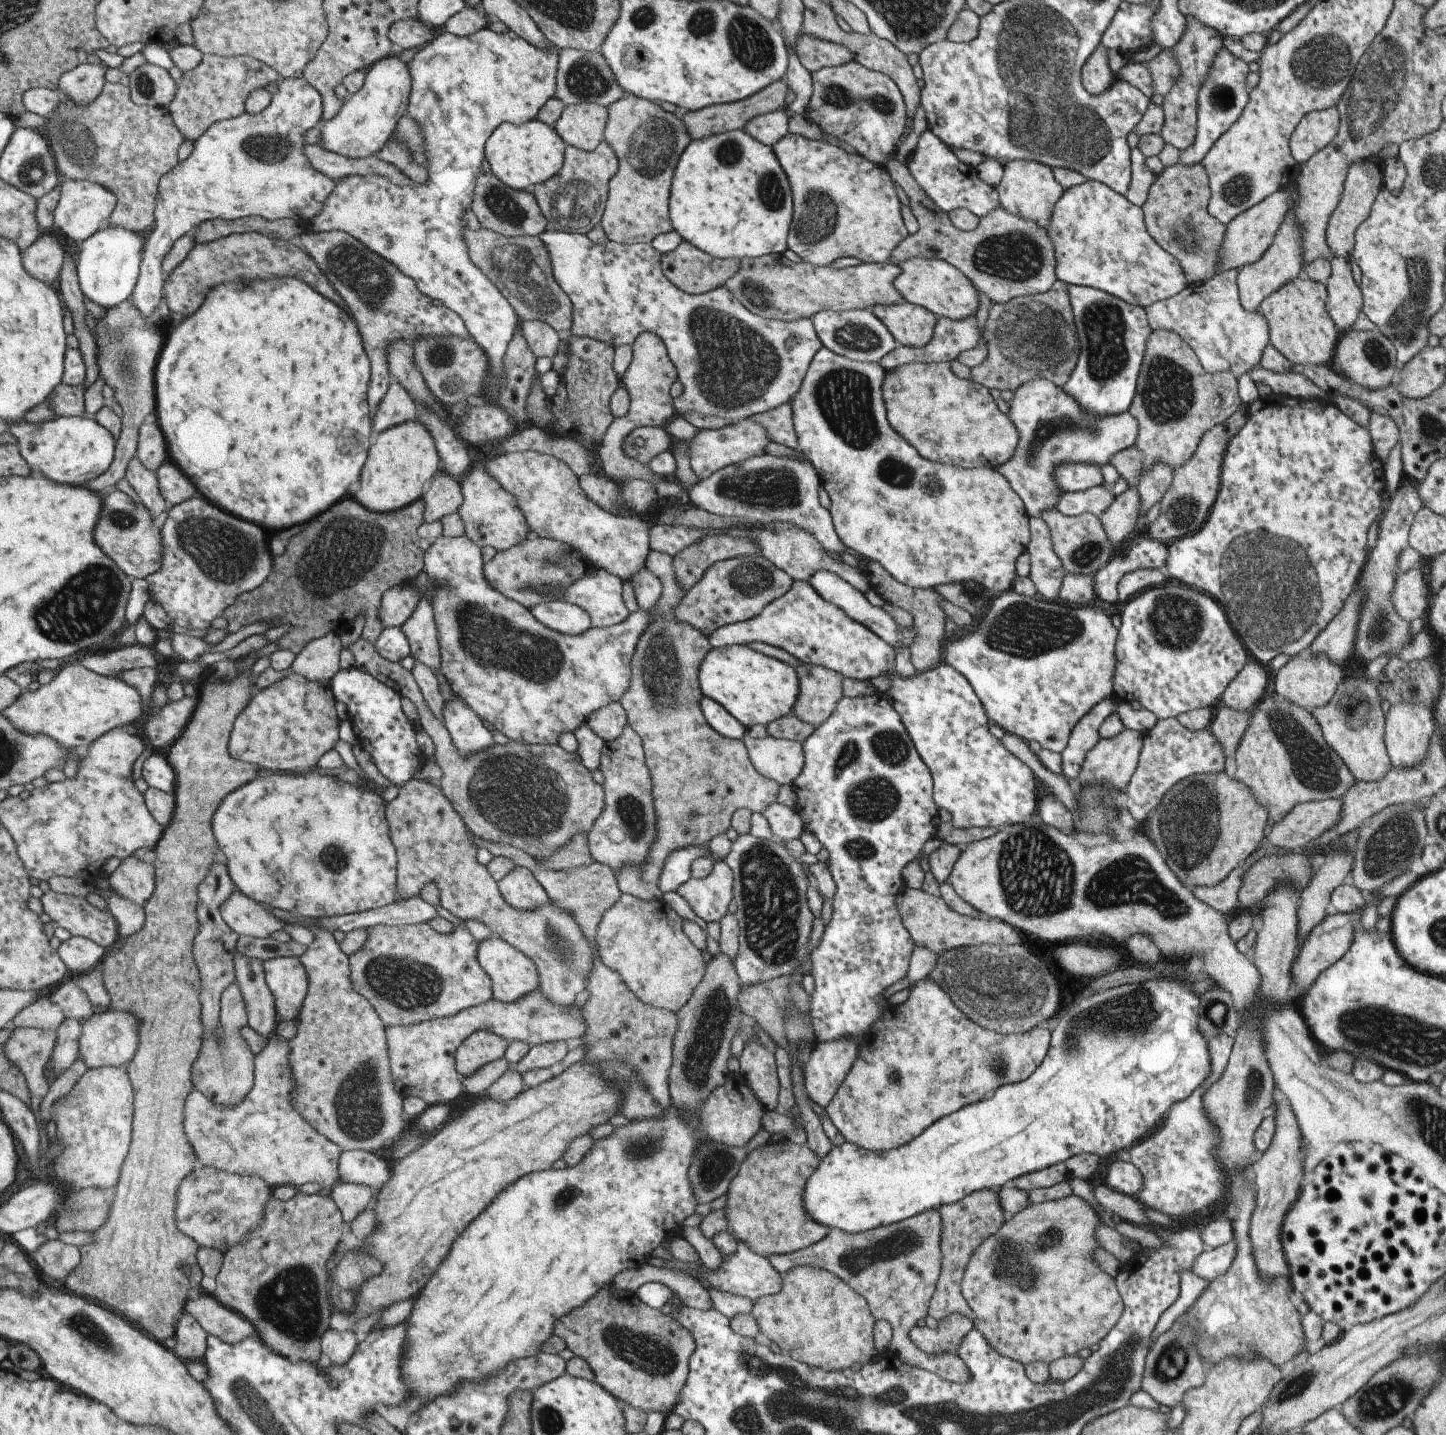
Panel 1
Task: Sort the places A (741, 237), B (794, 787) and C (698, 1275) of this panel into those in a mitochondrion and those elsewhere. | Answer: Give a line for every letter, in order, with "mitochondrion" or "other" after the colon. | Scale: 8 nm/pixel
A: other
B: other
C: other

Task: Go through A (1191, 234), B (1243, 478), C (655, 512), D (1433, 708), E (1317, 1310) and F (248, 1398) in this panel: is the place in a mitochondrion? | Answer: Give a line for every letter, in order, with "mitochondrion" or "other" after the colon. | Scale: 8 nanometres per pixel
A: mitochondrion
B: other
C: other
D: other
E: other
F: mitochondrion

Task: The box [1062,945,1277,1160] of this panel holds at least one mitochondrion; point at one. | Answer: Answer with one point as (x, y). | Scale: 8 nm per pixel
(1255, 1082)

